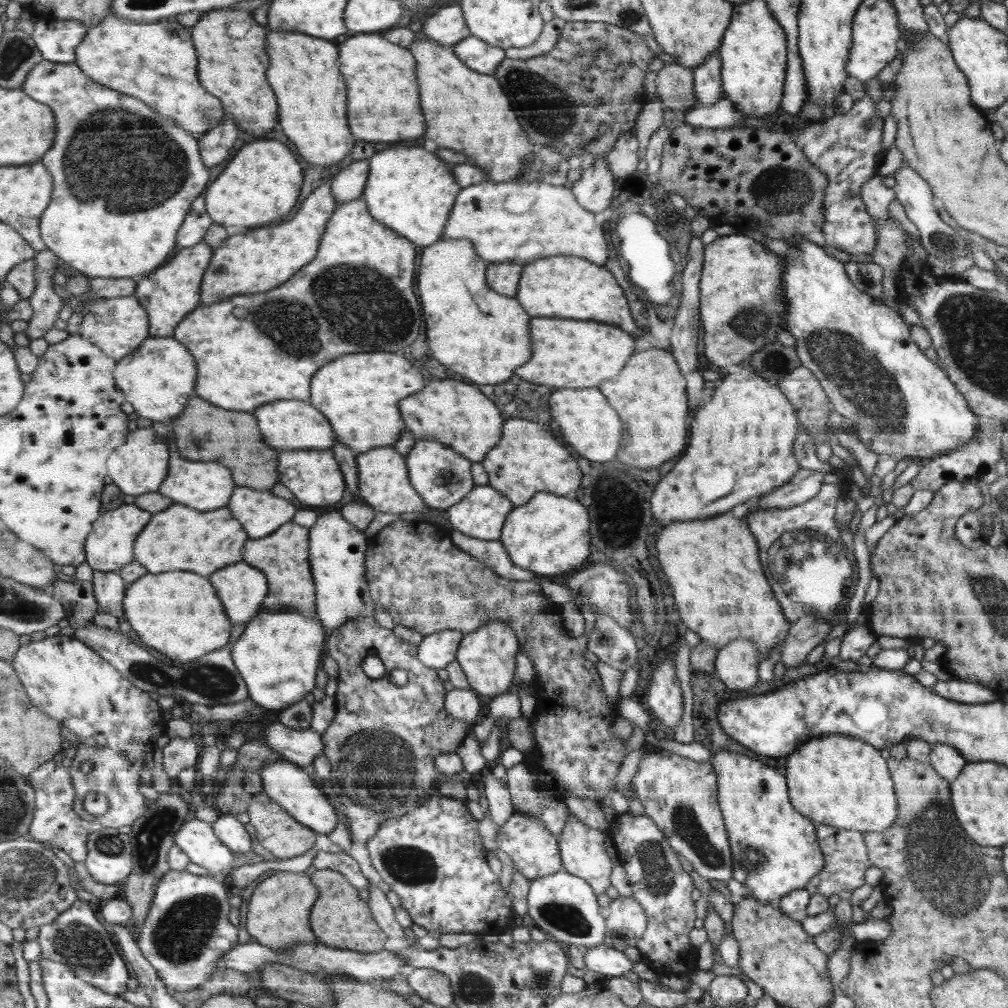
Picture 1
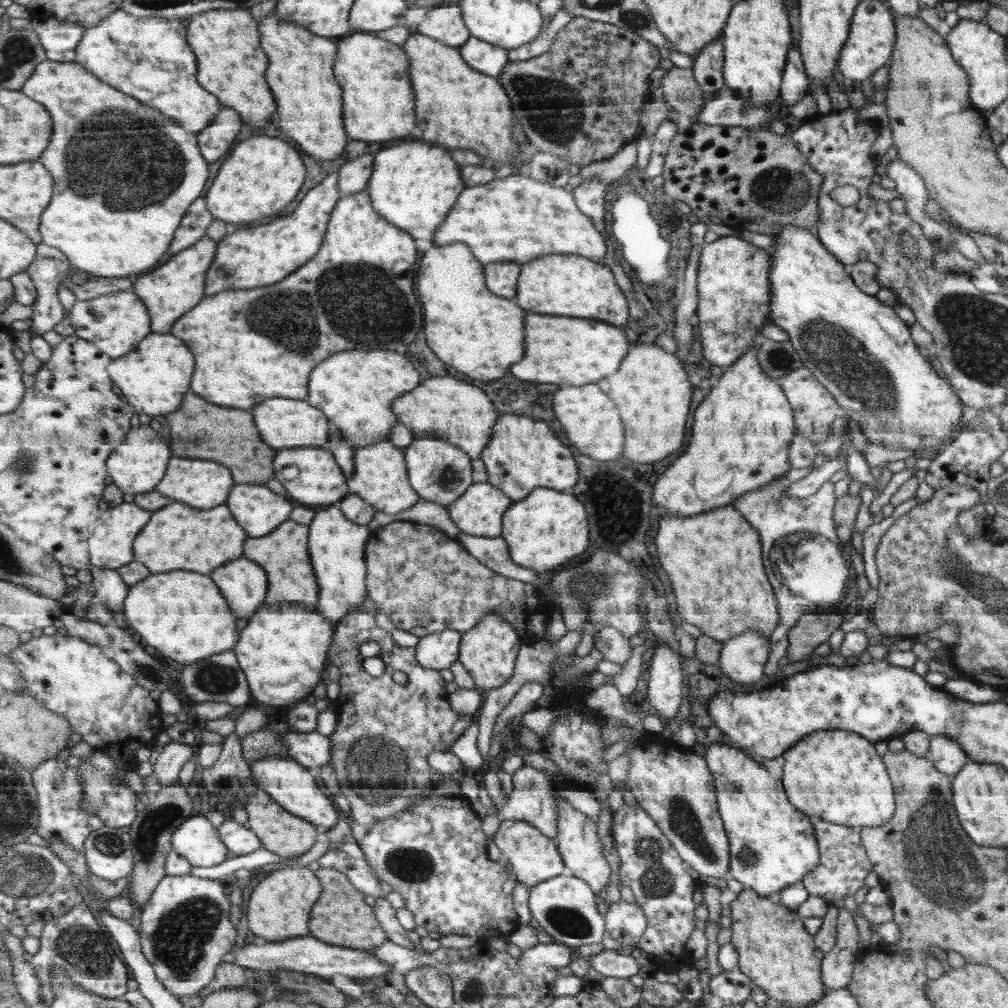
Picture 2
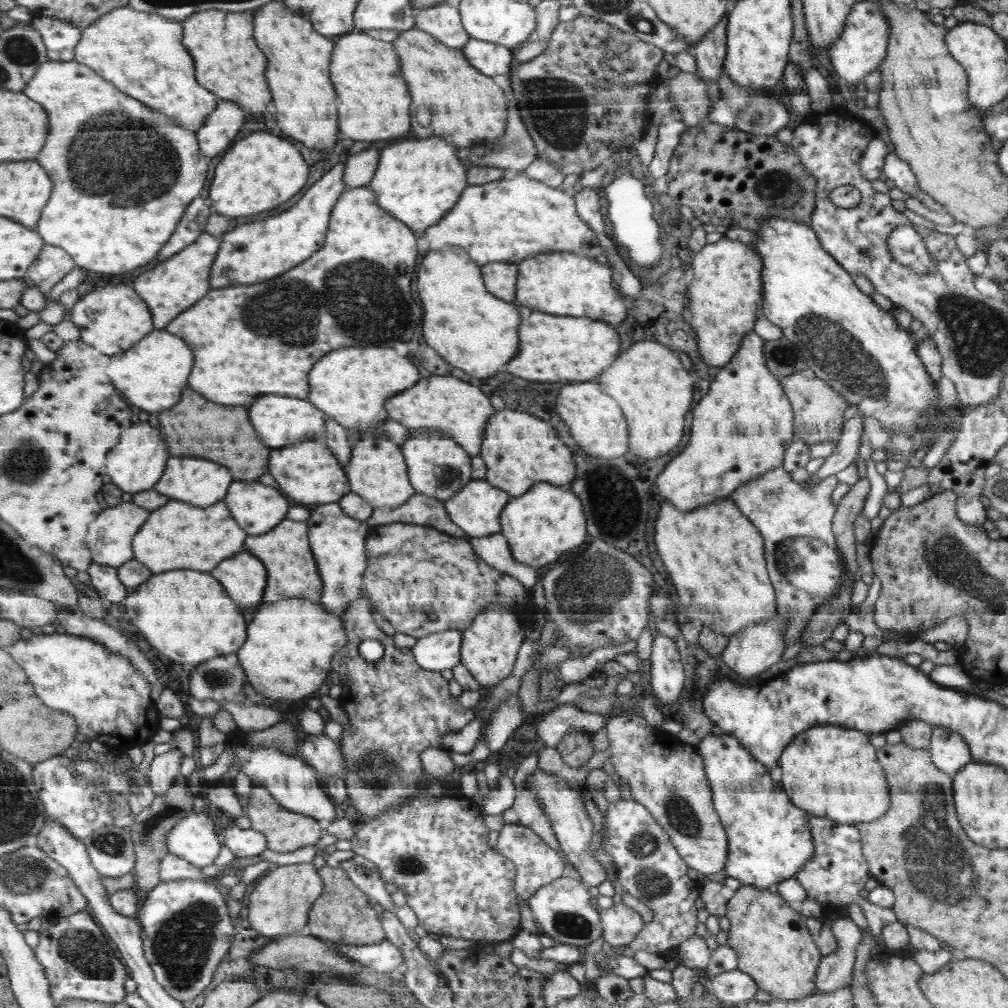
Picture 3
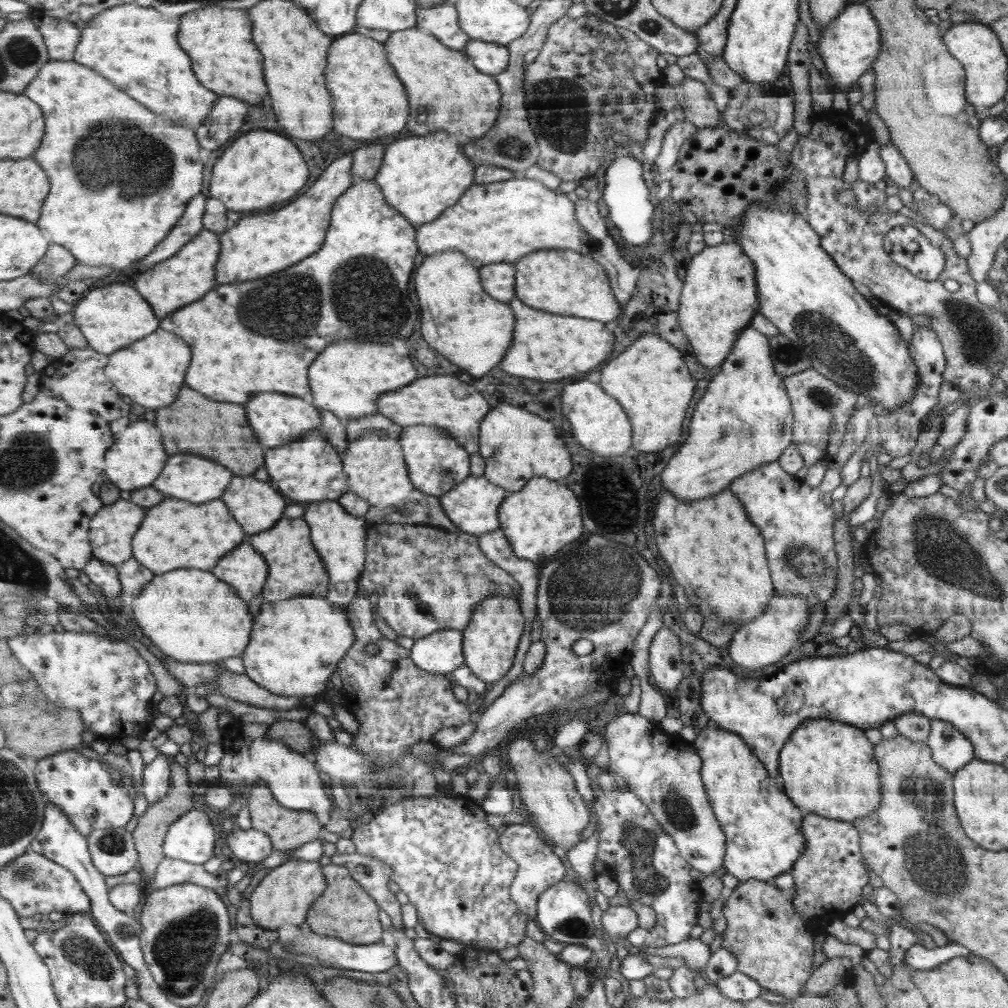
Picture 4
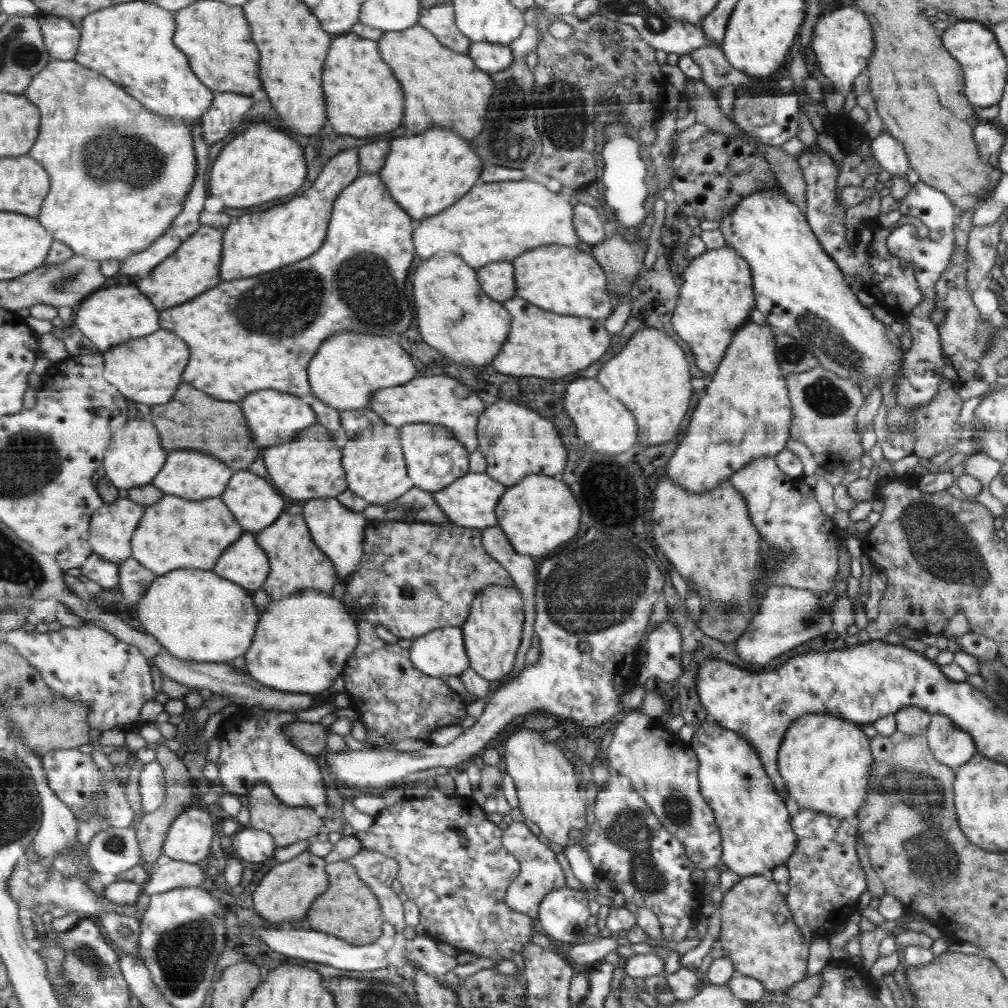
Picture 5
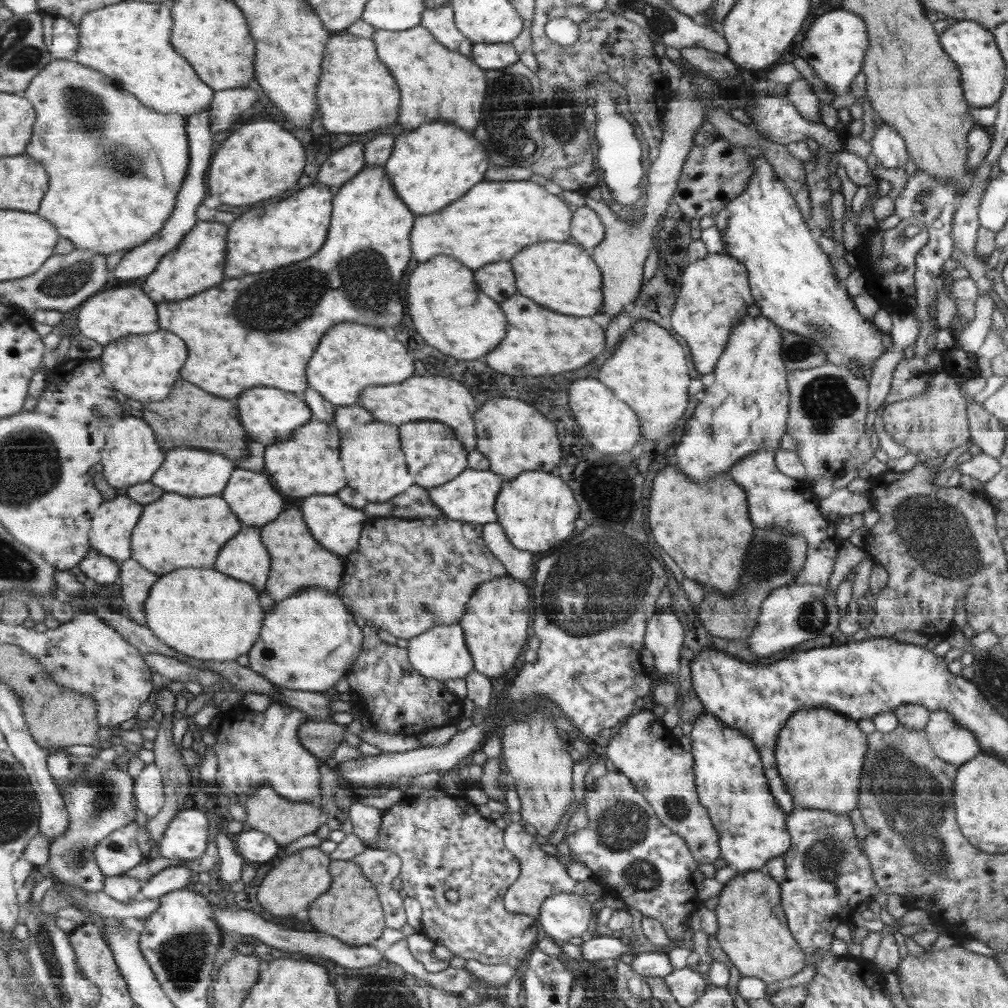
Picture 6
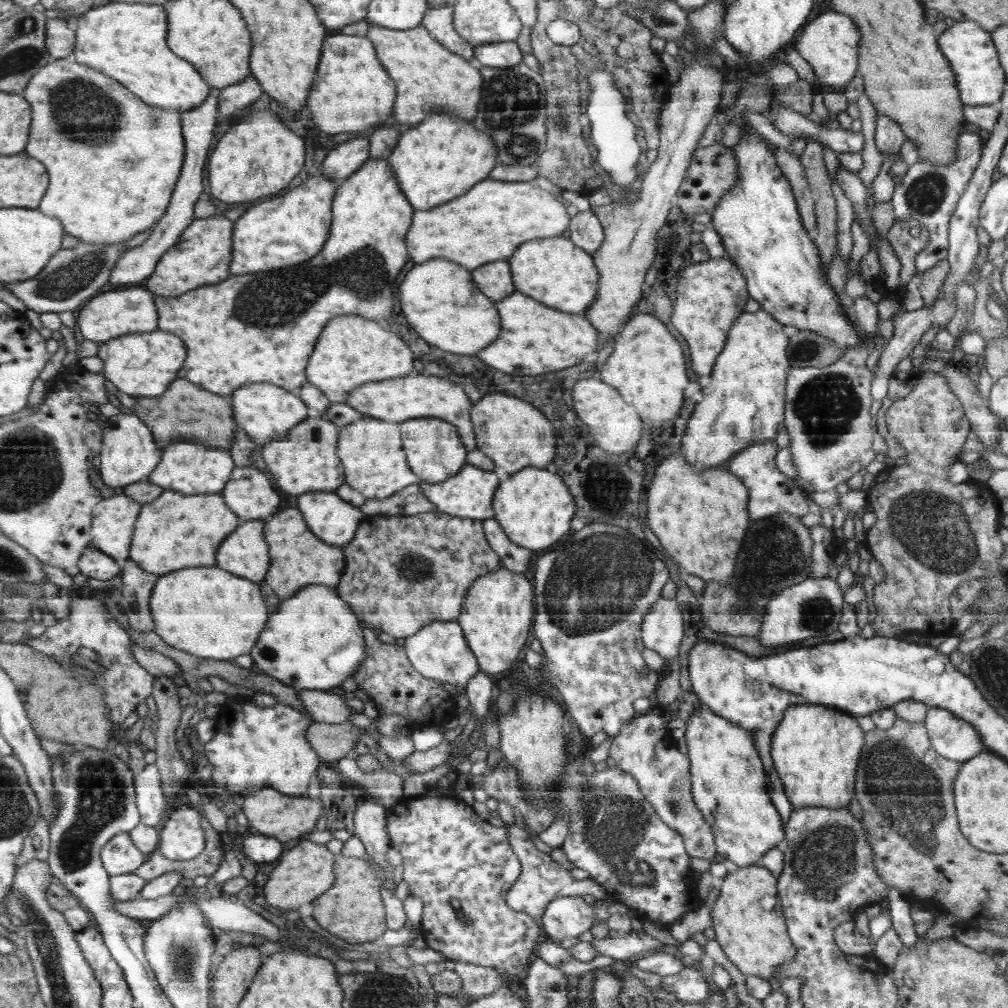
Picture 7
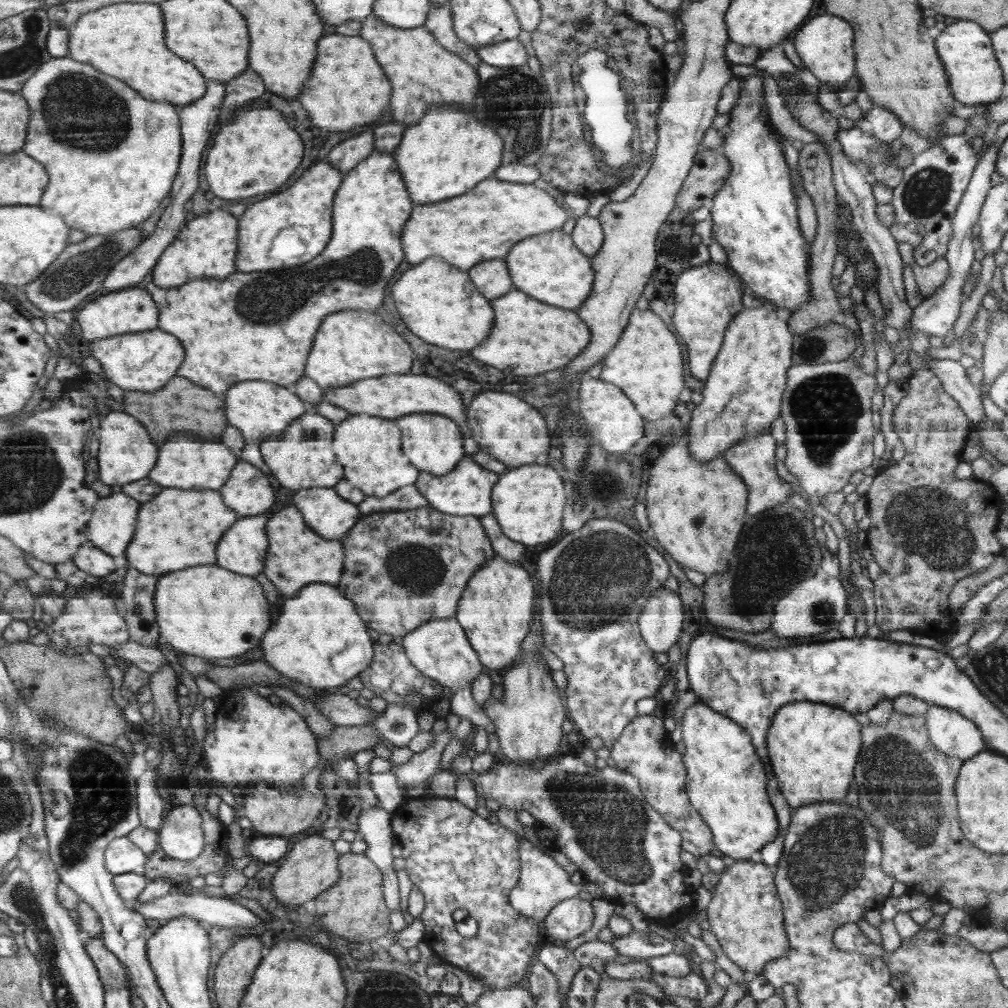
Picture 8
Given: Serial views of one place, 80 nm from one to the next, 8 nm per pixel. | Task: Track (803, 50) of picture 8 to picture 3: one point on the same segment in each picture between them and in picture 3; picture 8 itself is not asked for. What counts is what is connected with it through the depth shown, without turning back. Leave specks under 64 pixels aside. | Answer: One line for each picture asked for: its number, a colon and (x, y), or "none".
3: (861, 48)
4: (849, 45)
5: (842, 41)
6: (834, 46)
7: (829, 43)

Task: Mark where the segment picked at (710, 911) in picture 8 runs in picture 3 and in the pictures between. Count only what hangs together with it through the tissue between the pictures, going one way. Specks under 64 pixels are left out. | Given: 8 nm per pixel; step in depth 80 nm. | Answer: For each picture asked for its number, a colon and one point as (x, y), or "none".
3: (773, 945)
4: (770, 943)
5: (758, 933)
6: (753, 931)
7: (755, 939)

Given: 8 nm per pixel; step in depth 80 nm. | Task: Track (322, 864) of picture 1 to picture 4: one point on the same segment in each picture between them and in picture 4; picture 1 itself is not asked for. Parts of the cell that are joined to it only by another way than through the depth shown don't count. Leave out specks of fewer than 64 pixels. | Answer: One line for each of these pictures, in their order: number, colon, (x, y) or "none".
2: (360, 874)
3: (363, 873)
4: (373, 875)

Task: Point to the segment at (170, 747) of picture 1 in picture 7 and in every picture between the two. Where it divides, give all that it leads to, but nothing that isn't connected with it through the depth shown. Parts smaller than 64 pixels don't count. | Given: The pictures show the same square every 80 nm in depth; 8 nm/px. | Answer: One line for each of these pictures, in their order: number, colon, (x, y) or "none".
2: (169, 765)
3: (165, 769)
4: (158, 780)
5: (153, 778)
6: (150, 793)
7: (151, 797)

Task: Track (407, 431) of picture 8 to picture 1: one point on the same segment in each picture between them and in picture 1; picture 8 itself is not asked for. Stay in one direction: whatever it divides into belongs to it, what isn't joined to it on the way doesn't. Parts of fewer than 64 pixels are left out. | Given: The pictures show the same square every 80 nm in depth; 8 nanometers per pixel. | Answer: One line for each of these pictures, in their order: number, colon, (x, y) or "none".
1: (443, 478)
2: (441, 473)
3: (439, 467)
4: (437, 463)
5: (436, 459)
6: (436, 456)
7: (435, 453)

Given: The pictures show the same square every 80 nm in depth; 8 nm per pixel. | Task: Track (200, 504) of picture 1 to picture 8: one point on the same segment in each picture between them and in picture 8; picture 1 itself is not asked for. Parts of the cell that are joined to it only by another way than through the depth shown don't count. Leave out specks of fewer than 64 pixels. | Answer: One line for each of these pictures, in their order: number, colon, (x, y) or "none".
2: (208, 484)
3: (203, 482)
4: (194, 478)
5: (194, 475)
6: (191, 472)
7: (197, 469)
8: (186, 463)

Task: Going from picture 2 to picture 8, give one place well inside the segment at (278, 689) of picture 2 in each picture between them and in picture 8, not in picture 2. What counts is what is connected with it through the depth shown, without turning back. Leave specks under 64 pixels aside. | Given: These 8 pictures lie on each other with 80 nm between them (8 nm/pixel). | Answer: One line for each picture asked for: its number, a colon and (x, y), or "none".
3: (290, 646)
4: (297, 644)
5: (304, 642)
6: (297, 638)
7: (294, 648)
8: (318, 623)

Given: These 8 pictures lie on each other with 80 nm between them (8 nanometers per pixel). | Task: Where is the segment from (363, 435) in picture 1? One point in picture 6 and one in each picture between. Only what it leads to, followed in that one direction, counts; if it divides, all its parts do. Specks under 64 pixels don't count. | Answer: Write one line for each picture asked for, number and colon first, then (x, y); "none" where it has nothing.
2: (354, 390)
3: (350, 385)
4: (349, 379)
5: (351, 367)
6: (353, 357)

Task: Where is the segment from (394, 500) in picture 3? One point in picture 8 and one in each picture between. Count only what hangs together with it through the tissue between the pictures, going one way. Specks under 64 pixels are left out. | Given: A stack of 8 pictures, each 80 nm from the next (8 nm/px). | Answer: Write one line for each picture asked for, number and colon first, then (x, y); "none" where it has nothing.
4: (376, 468)
5: (376, 471)
6: (376, 469)
7: (371, 449)
8: (368, 447)

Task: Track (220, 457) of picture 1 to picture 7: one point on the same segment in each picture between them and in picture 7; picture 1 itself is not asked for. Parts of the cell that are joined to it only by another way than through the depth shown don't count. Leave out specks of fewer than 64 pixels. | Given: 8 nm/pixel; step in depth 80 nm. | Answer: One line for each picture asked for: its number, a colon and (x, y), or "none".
2: (202, 429)
3: (196, 427)
4: (196, 423)
5: (196, 420)
6: (191, 416)
7: (185, 412)

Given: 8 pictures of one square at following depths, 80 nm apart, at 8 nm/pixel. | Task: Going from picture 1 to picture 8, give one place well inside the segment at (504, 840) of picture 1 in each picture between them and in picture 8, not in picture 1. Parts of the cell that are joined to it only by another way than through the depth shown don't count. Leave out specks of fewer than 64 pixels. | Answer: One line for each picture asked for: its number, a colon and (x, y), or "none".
2: (534, 858)
3: (539, 864)
4: (540, 868)
5: (542, 874)
6: (544, 876)
7: (543, 880)
8: (545, 884)

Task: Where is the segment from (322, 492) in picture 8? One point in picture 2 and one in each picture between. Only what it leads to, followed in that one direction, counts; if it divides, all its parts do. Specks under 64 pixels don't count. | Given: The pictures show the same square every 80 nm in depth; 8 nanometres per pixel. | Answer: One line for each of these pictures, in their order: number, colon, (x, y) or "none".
2: (339, 545)
3: (340, 540)
4: (341, 537)
5: (341, 532)
6: (338, 526)
7: (335, 520)

